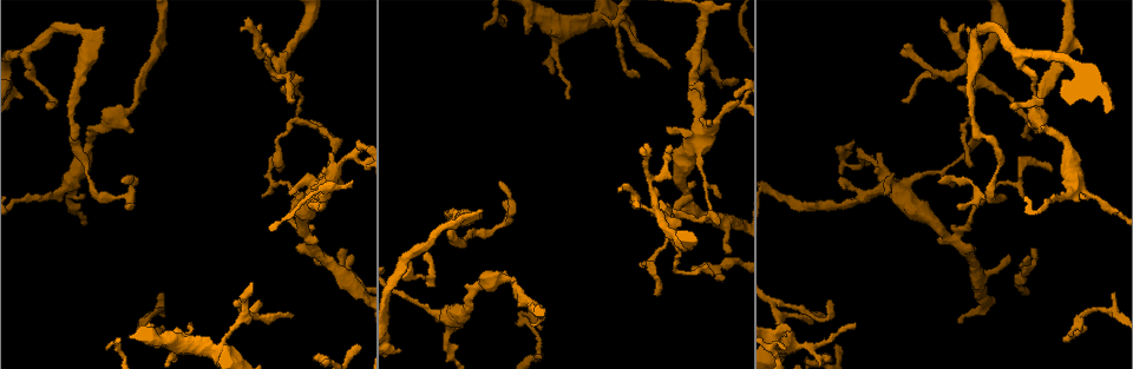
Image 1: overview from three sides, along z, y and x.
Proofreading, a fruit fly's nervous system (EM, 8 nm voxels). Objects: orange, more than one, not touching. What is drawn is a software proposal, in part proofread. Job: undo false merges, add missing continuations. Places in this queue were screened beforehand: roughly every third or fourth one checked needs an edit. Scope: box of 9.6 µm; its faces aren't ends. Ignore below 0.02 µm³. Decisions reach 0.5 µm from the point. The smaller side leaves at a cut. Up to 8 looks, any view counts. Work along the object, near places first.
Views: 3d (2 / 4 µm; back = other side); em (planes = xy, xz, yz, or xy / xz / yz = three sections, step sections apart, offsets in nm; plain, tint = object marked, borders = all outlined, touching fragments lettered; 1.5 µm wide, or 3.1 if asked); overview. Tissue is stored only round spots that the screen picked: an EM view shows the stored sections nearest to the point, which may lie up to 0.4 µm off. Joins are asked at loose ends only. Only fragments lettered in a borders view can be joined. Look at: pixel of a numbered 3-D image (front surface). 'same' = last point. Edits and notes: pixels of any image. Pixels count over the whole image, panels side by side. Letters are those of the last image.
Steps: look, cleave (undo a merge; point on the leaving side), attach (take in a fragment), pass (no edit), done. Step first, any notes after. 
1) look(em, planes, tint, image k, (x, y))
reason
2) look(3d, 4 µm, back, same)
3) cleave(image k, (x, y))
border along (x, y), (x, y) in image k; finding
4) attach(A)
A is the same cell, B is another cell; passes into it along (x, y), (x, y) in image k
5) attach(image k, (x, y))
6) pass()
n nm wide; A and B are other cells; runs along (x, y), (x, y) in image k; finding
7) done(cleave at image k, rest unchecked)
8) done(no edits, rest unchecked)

look(3d, 2 µm, image 1, (290, 191))
branch stops here

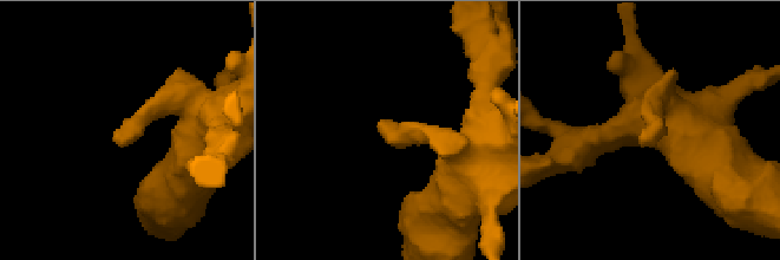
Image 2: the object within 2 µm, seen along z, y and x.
look(em, planes, borders, image 2, (642, 141))

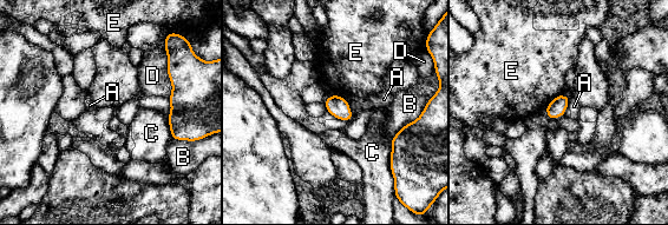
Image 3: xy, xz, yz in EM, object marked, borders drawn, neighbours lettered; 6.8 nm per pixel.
pass()
130 nm wide; A, B, C, D and E are other cells; border along (339, 94), (347, 101), (353, 116) in image 3; none of them fits

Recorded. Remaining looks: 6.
look(em, planes, borders, image 1, (280, 170))
tapers out

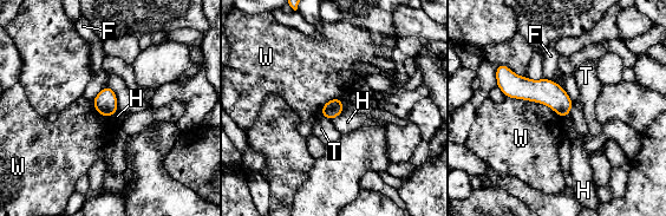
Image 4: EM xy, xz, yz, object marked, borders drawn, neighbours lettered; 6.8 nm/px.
pass()
F, H, T and W are other cells; no lettered fragment goes on from it

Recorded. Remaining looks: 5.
look(em, xy, step 8, tint, image 1, (259, 299))
thin end

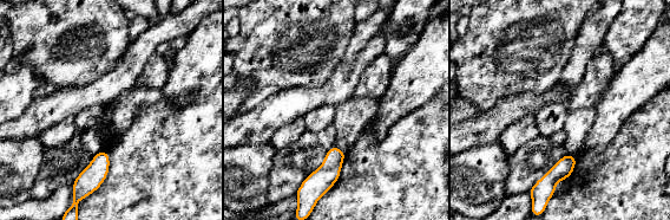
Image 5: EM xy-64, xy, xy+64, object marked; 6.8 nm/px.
look(em, planes, borders, same)
cut it another way

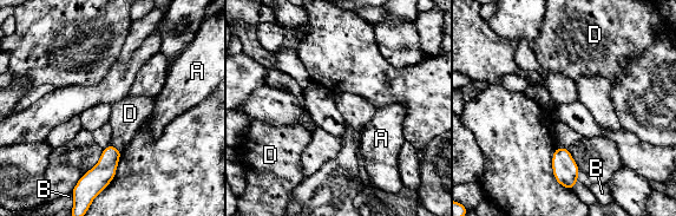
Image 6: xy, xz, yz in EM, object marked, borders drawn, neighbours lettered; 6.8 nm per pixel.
pass()
B touches over 150 nm; A, B and D are other cells; runs along (117, 152), (76, 205) in image 6; no lettered fragment goes on from it

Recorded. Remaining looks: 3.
done(no edits, rest unchecked)

